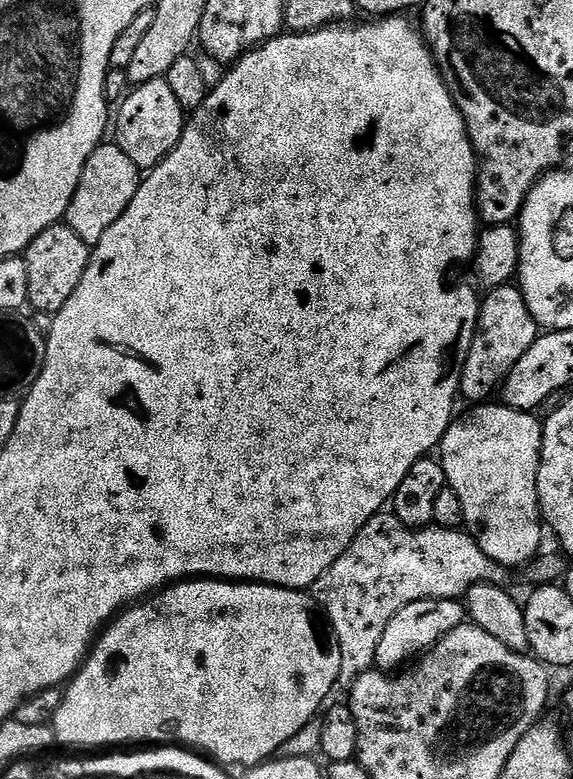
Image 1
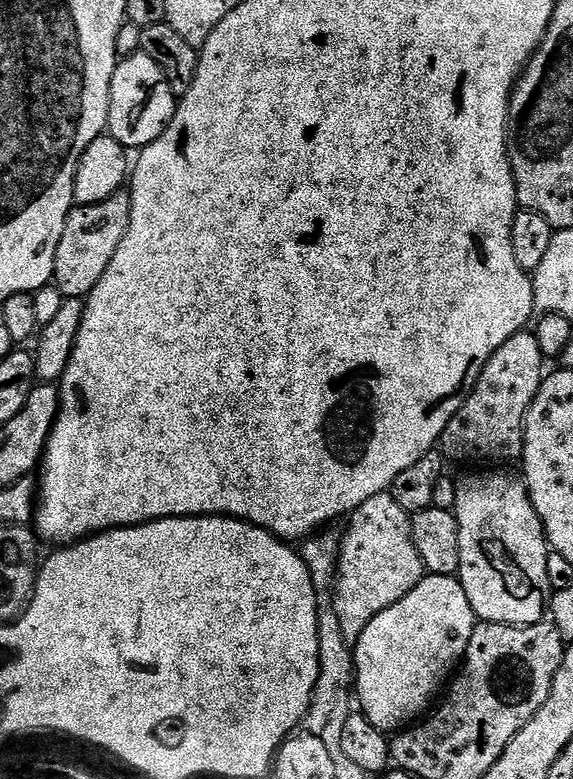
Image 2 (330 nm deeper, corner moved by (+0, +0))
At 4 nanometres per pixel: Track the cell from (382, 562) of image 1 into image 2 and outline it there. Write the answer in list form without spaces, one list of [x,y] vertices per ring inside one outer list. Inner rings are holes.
[[[388,492],[366,498],[348,522],[348,533],[343,533],[340,542],[332,608],[338,614],[342,634],[349,642],[355,642],[382,610],[406,598],[424,580],[426,569],[412,541],[410,513],[402,510]]]

